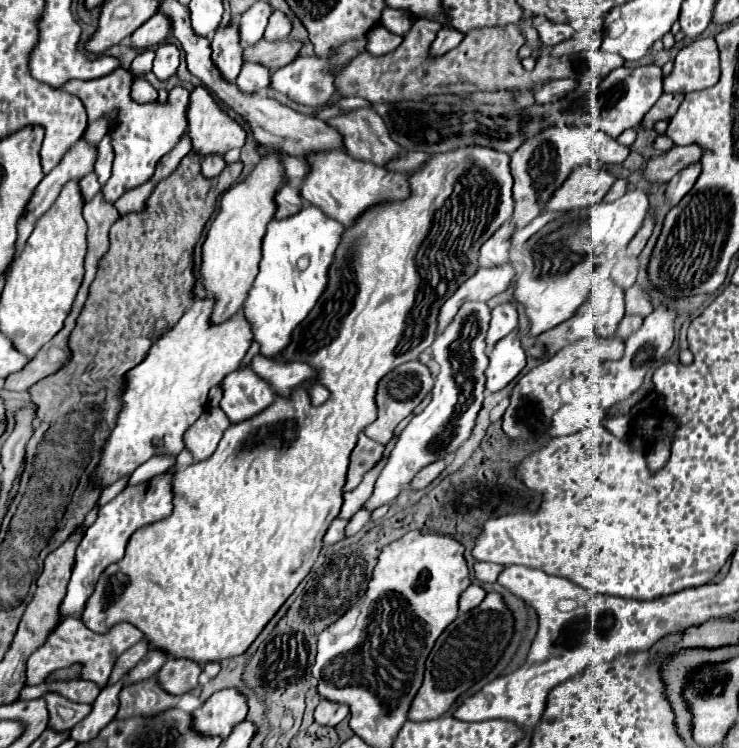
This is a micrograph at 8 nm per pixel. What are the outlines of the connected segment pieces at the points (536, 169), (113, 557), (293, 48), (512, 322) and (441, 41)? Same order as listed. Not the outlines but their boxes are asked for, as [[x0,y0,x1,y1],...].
[[510,126,598,210],[62,472,172,618],[244,38,302,68],[486,302,518,348],[432,26,464,56]]

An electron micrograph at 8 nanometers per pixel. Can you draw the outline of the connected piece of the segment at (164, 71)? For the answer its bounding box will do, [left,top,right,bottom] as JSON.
[152,44,180,80]

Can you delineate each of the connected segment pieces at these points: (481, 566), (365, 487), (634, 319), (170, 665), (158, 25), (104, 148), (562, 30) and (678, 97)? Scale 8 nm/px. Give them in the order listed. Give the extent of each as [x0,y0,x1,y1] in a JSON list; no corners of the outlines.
[[474,562,504,582],[338,460,386,520],[616,314,642,338],[158,658,200,696],[130,14,172,48],[94,133,114,186],[536,20,574,46],[642,92,684,128]]

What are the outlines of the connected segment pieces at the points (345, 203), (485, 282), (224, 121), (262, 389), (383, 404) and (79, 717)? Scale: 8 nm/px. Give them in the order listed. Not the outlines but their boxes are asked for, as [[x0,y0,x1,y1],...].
[[302,152,410,228],[438,262,514,334],[188,86,246,156],[220,366,274,424],[364,360,434,444],[46,694,92,732]]

